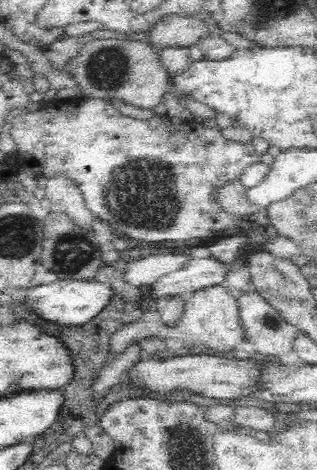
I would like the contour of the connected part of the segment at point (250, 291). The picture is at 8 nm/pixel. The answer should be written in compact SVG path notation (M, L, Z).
M254 287L244 289L237 303L245 340L254 346L260 357L277 359L293 350L294 338L300 330L284 321Z

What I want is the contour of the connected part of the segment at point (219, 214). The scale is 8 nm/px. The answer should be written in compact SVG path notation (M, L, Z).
M76 97L72 101L62 103L62 106L56 102L56 106L44 107L35 112L26 113L21 111L19 114L14 114L9 118L11 123L11 137L15 142L16 155L23 159L28 167L33 171L34 175L48 180L53 176L53 173L62 173L70 179L74 179L78 188L81 188L85 205L88 207L90 214L93 217L99 218L107 222L111 230L115 234L119 234L124 240L134 242L134 240L146 242L162 242L164 240L188 240L188 238L200 239L209 237L212 232L234 226L234 218L238 222L244 222L245 218L236 217L234 214L226 212L219 201L214 200L212 192L216 188L222 188L225 184L240 180L240 176L248 166L260 163L260 154L256 152L254 145L250 143L238 143L236 141L227 140L222 137L221 128L206 128L202 125L201 120L182 120L182 118L170 117L167 114L160 117L157 116L152 120L139 120L130 116L125 116L114 108L110 102L104 99L87 99L85 97Z

